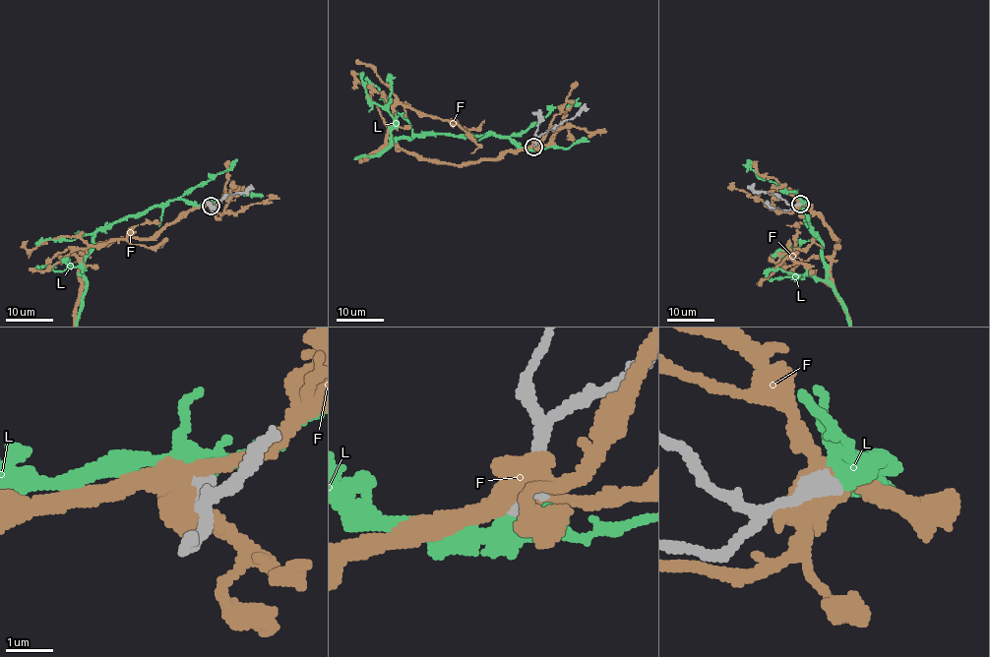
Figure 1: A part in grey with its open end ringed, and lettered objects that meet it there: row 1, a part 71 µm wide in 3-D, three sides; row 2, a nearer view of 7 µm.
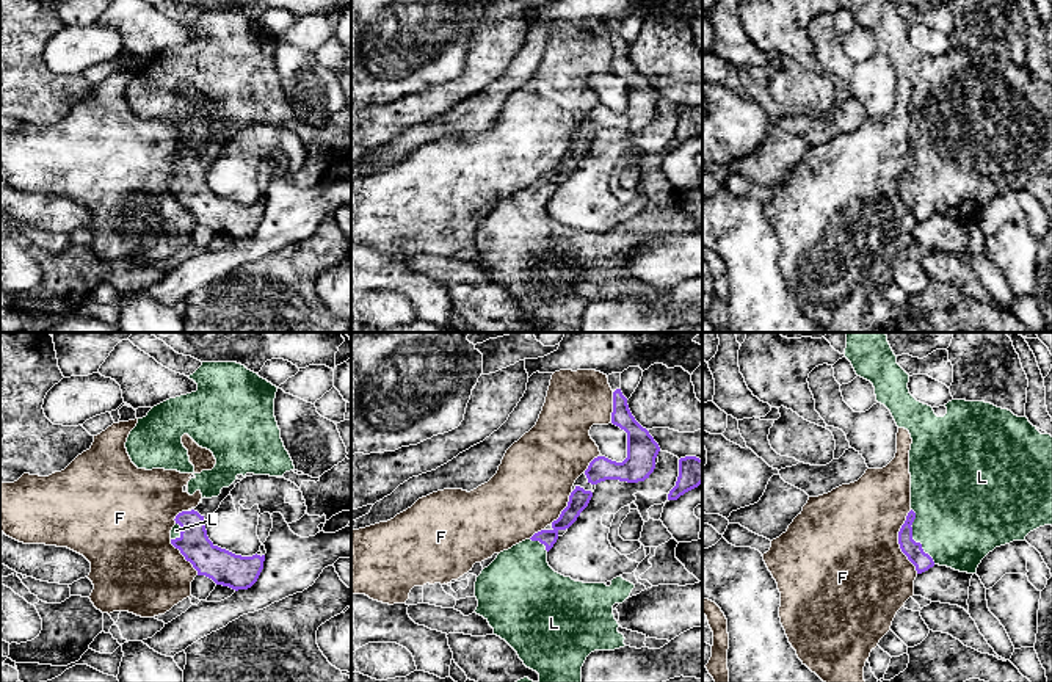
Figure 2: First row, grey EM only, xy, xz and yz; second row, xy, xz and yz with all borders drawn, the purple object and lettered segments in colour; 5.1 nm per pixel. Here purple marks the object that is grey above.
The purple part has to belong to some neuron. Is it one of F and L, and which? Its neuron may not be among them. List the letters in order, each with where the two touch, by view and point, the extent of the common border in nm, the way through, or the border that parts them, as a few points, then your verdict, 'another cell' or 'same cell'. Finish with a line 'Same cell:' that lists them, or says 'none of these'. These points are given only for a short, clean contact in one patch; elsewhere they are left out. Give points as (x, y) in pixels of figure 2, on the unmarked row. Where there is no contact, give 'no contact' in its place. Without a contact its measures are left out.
F: meets purple in yz at (899, 190); contact 340 nm long; another cell
L: meets purple in yz at (911, 185); contact 320 nm long; runs through yz (914, 201), (911, 185), (928, 185), (957, 170); same cell
Same cell: L

